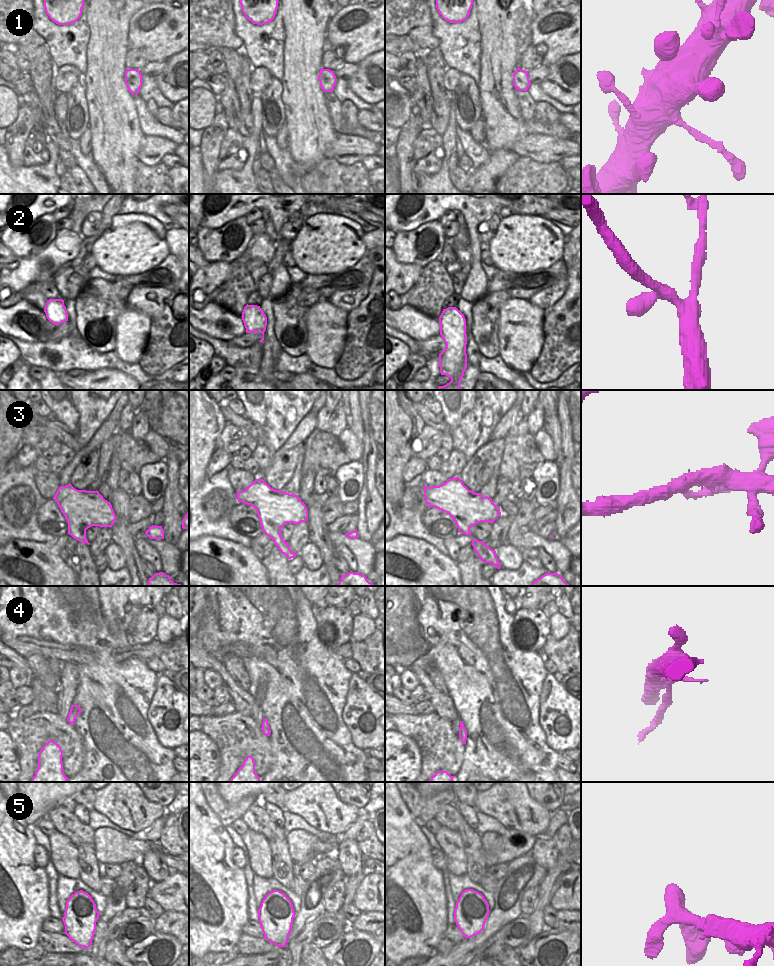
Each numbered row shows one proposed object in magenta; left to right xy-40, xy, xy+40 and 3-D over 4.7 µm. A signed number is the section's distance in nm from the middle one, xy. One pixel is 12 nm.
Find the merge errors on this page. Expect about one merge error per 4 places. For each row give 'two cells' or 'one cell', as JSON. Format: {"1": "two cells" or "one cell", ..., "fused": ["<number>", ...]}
{"1": "one cell", "2": "one cell", "3": "one cell", "4": "two cells", "5": "one cell", "fused": ["4"]}

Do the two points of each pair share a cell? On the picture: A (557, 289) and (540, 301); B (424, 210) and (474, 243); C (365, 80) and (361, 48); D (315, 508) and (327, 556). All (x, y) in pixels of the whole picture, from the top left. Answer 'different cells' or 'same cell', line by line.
A: same cell
B: same cell
C: different cells
D: same cell

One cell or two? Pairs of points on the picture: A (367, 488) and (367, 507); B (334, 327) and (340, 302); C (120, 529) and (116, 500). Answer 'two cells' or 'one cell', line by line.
A: one cell
B: two cells
C: one cell

